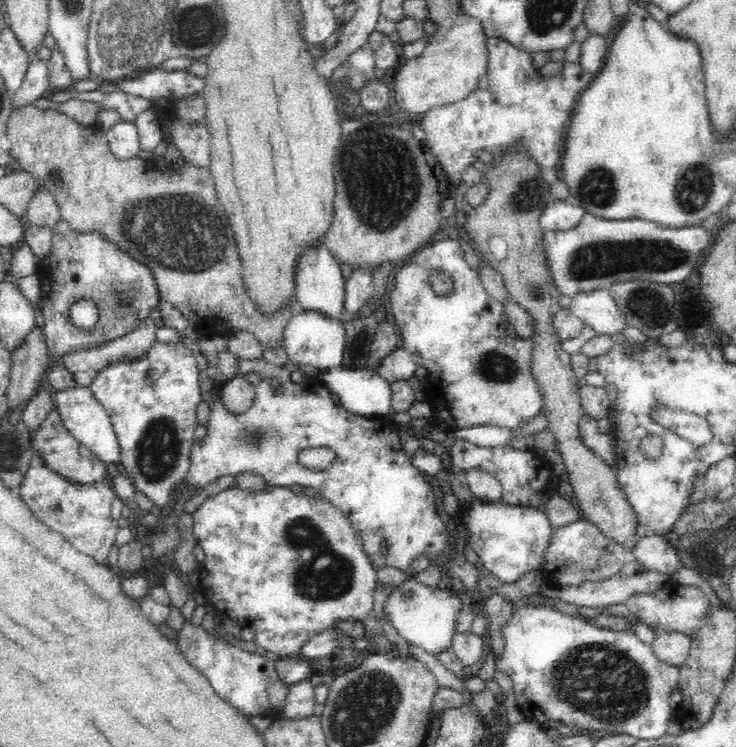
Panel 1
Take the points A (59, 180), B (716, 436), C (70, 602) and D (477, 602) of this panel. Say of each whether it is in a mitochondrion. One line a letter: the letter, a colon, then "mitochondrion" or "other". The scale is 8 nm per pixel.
A: mitochondrion
B: other
C: other
D: other

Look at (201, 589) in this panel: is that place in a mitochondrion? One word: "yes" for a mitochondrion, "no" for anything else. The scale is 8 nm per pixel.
no

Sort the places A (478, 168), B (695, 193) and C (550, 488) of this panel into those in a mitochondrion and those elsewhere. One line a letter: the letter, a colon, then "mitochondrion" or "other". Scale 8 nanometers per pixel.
A: other
B: mitochondrion
C: other

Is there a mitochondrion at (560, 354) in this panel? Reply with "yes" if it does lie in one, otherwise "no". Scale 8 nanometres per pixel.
no

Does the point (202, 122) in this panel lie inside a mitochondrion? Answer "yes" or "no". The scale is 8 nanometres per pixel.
no

